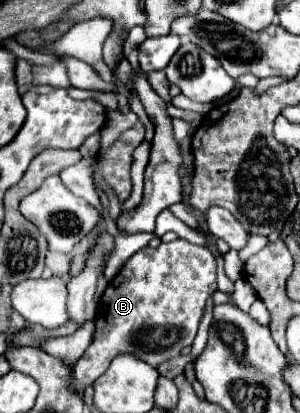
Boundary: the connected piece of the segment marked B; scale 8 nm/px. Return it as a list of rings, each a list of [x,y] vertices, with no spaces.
[[[183,239],[161,243],[157,249],[139,249],[107,285],[99,301],[95,337],[71,371],[71,389],[81,393],[105,373],[115,357],[125,353],[135,355],[153,367],[177,357],[185,345],[193,343],[207,299],[215,289],[215,257],[209,249]]]

